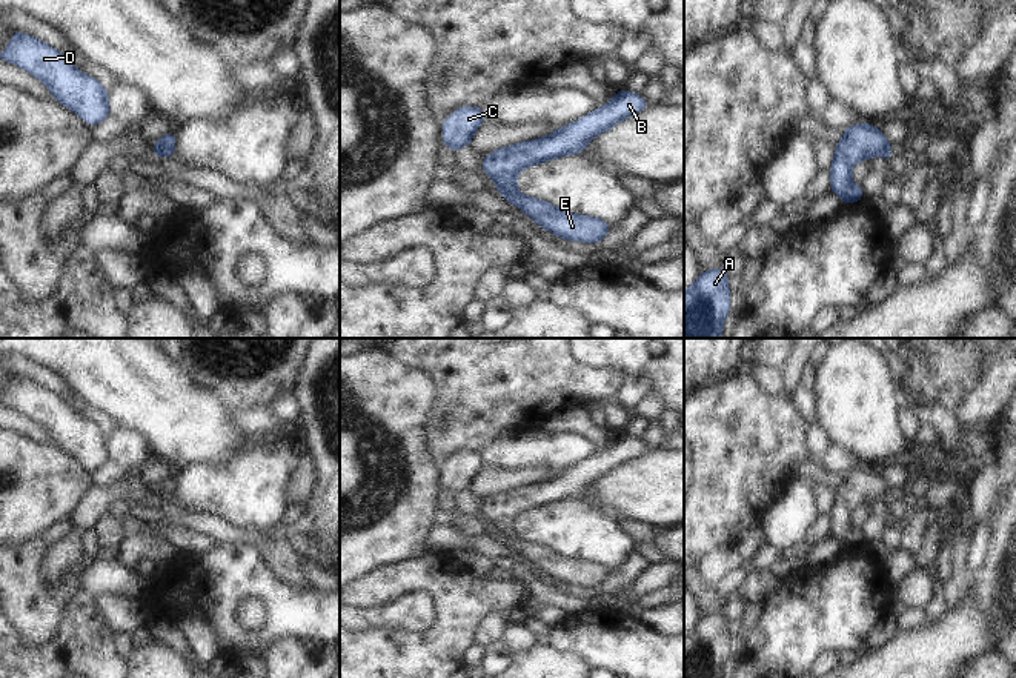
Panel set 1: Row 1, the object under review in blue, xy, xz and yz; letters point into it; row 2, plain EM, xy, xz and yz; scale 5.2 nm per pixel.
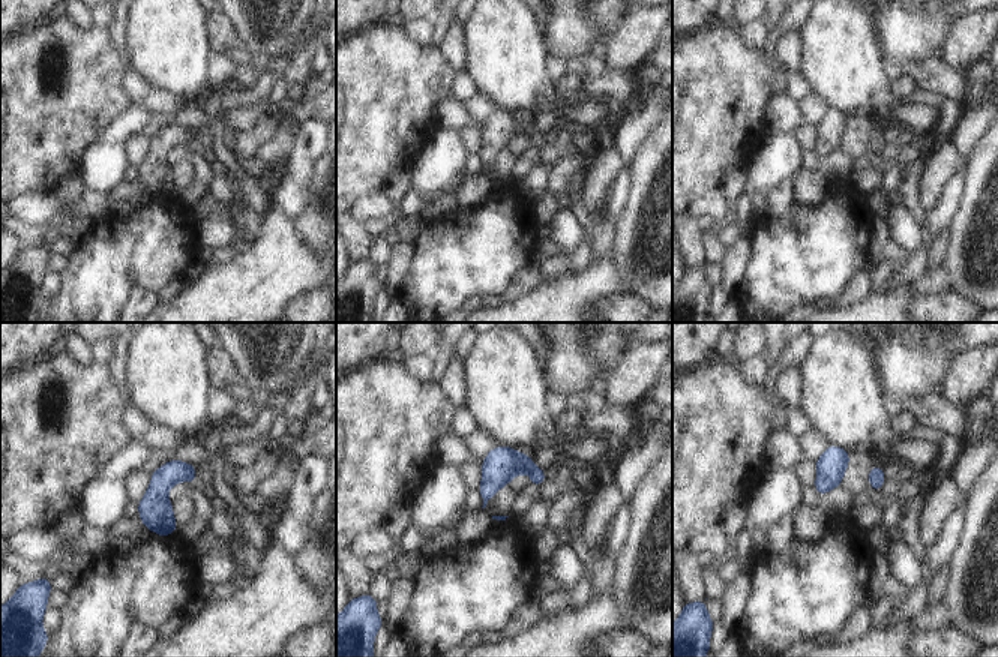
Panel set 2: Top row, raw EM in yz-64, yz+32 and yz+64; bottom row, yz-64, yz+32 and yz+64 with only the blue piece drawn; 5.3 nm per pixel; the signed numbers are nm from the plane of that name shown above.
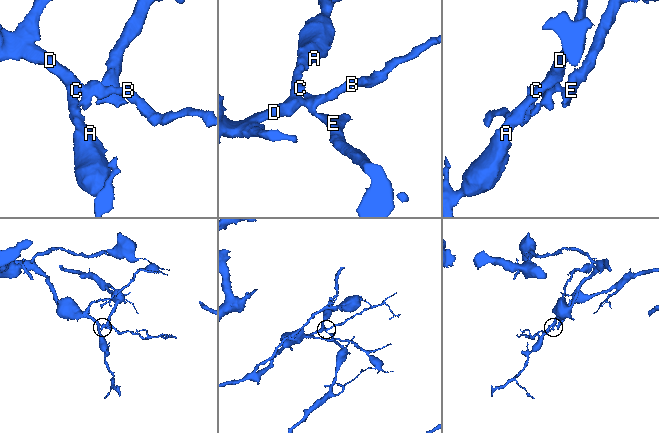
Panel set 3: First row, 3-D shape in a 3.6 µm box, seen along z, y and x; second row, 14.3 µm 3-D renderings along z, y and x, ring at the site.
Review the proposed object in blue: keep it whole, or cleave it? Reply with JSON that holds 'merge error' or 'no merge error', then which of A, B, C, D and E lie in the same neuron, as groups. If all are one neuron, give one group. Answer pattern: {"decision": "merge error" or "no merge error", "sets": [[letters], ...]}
{"decision": "merge error", "sets": [["A", "B", "C", "D"], ["E"]]}

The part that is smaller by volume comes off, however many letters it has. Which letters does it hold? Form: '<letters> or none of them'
E

